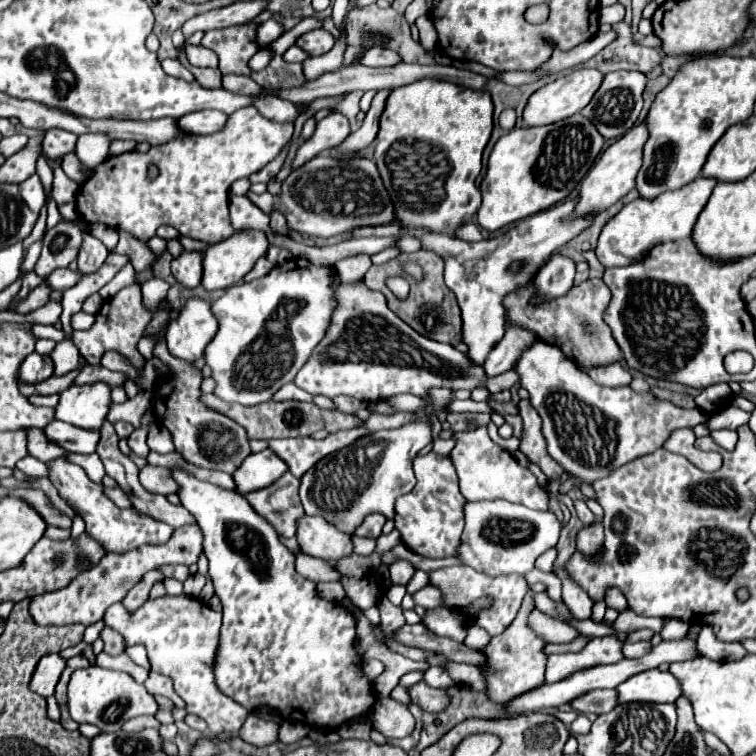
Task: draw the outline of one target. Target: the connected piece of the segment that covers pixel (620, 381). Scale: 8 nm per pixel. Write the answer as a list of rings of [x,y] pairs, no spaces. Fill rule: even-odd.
[[[619,363],[589,367],[587,375],[593,381],[597,381],[599,385],[609,385],[609,387],[619,387],[619,385],[629,385],[631,383],[631,373],[627,369],[623,369]]]

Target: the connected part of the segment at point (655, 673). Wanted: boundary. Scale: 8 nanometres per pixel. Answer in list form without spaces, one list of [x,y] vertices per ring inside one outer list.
[[[659,669],[637,673],[617,689],[621,703],[675,703],[681,697],[681,683],[669,671]]]

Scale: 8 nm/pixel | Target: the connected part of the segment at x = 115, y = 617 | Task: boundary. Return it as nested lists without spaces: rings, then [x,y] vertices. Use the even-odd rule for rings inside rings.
[[[163,595],[159,599],[147,599],[147,603],[137,611],[127,611],[121,603],[115,603],[107,609],[103,621],[123,637],[125,647],[145,645],[151,669],[173,679],[173,687],[185,701],[187,713],[205,719],[213,733],[237,733],[241,729],[247,719],[247,709],[219,693],[211,675],[211,661],[215,659],[221,629],[221,613],[187,595]]]

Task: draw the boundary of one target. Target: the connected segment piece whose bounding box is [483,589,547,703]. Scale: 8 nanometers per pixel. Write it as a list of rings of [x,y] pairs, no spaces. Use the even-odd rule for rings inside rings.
[[[529,589],[523,599],[523,605],[521,605],[515,621],[509,625],[509,629],[505,629],[503,635],[493,637],[491,643],[483,649],[483,653],[487,653],[487,661],[489,661],[489,667],[485,673],[485,681],[489,687],[487,693],[493,701],[507,703],[545,683],[543,671],[545,671],[545,663],[547,663],[547,655],[545,655],[547,643],[527,623],[531,609],[535,609],[535,603],[533,603],[533,591]]]

